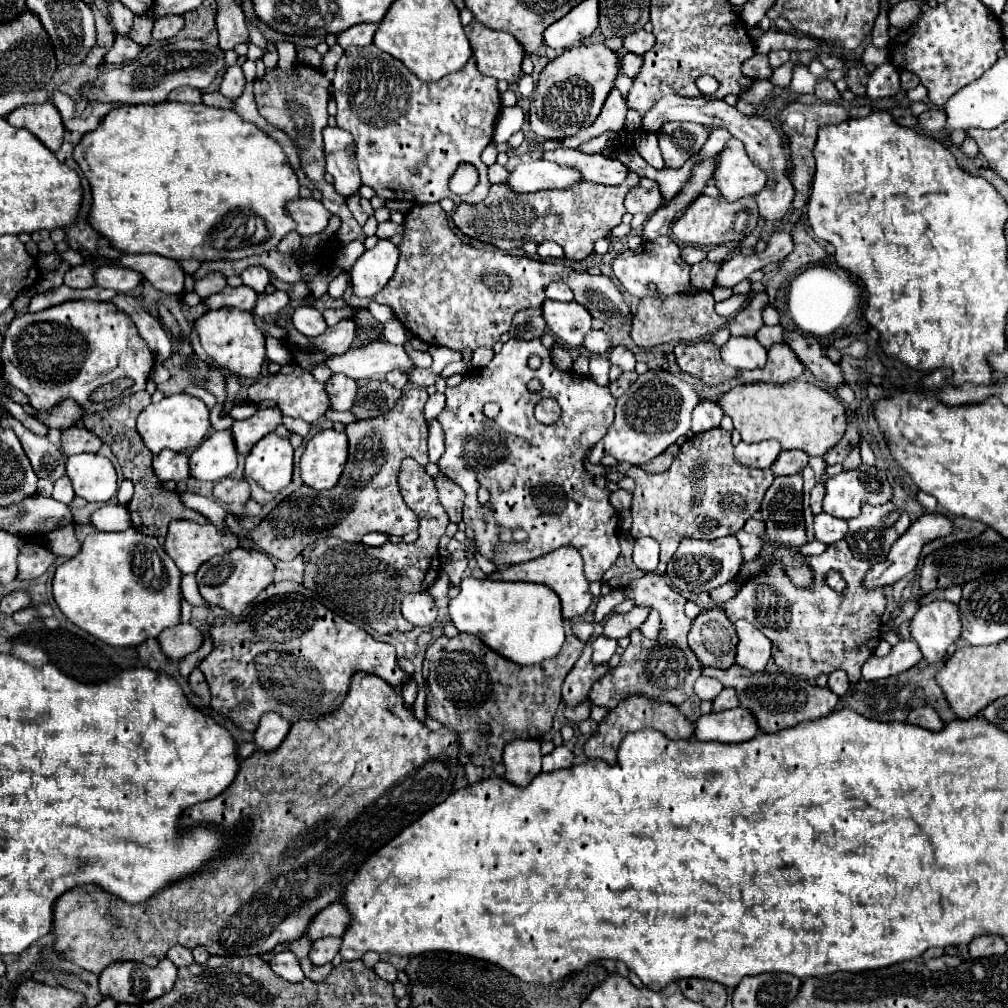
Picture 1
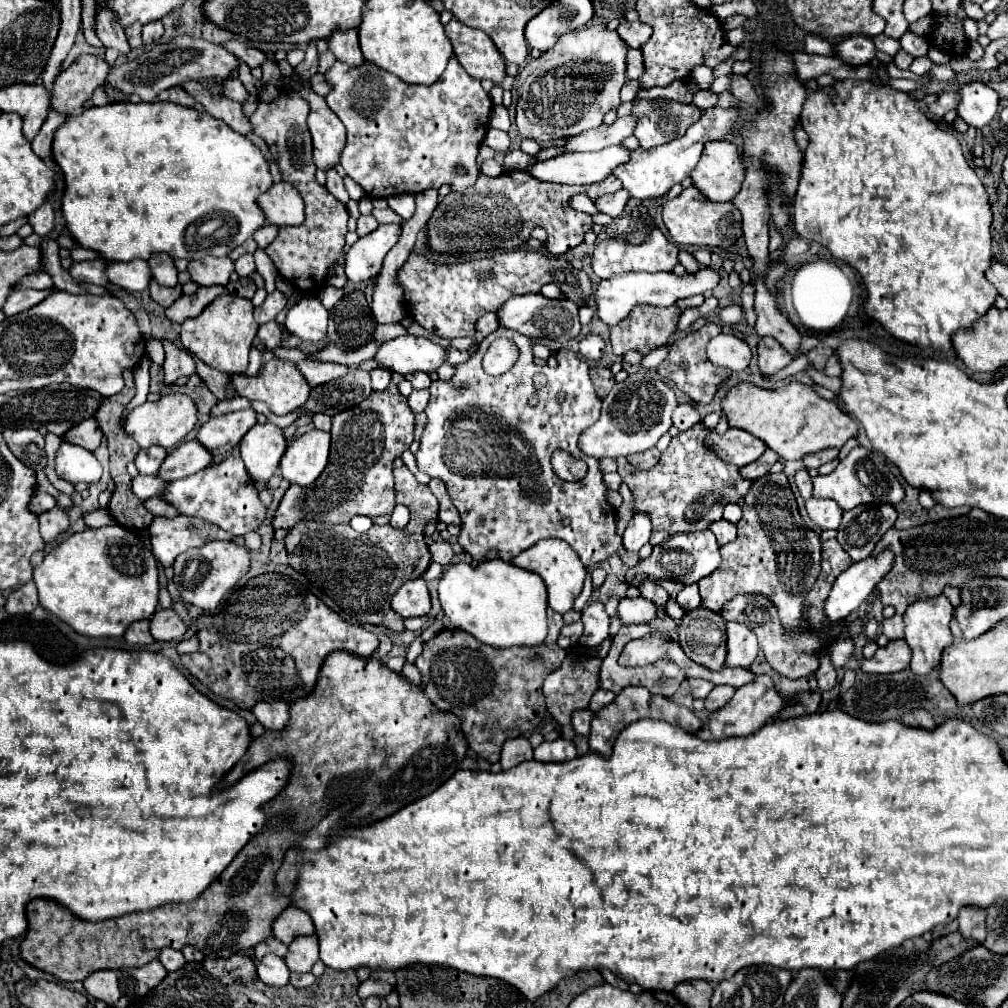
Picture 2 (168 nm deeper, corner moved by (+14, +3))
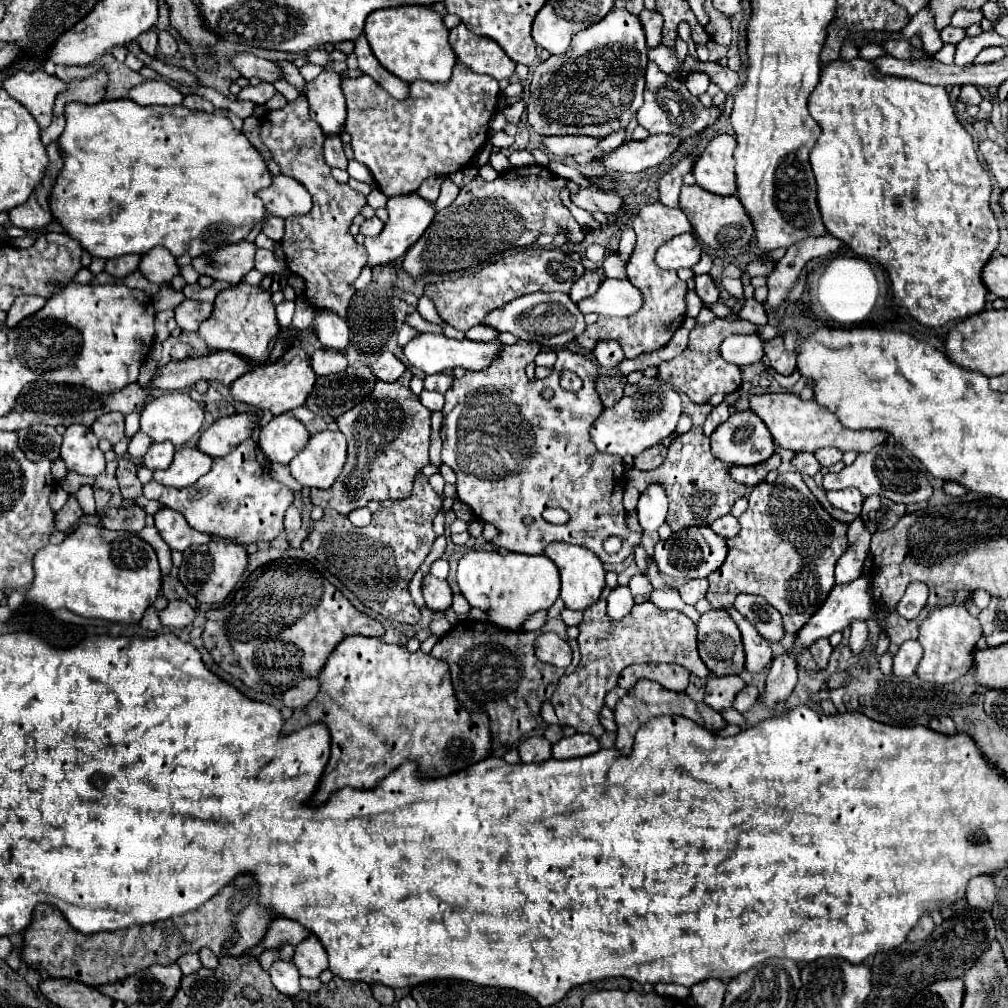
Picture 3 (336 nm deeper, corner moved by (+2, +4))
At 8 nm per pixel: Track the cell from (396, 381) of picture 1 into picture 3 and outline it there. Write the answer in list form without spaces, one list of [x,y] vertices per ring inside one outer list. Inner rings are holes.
[[[390,351],[382,353],[382,355],[378,357],[378,361],[376,361],[370,369],[372,369],[372,373],[374,373],[380,381],[390,381],[390,383],[396,381],[396,379],[406,371],[404,363],[402,363],[400,359],[396,359],[396,355],[390,353]]]

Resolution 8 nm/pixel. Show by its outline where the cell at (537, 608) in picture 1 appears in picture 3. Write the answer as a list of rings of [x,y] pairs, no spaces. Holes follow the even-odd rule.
[[[468,551],[460,563],[456,581],[464,597],[472,607],[480,607],[488,611],[488,621],[492,621],[498,627],[506,627],[510,631],[518,631],[522,623],[540,609],[550,609],[552,603],[560,595],[560,573],[552,559],[546,555],[522,555],[522,553],[508,553],[500,555],[498,551]]]

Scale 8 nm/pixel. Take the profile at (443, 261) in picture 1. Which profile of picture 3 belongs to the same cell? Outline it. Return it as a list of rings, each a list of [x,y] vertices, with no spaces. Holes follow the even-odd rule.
[[[526,249],[508,255],[506,259],[502,259],[502,263],[494,263],[460,279],[432,283],[426,287],[424,295],[434,301],[444,323],[458,331],[468,331],[482,321],[482,315],[486,315],[486,311],[498,309],[522,295],[536,291],[570,293],[570,287],[578,281],[582,271],[584,265],[570,259],[570,255],[560,249]]]

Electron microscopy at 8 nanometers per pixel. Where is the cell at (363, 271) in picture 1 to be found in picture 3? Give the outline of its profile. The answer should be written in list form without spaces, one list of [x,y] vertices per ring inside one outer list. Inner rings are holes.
[[[410,193],[410,195],[388,199],[386,209],[388,209],[388,221],[384,223],[382,233],[378,237],[366,237],[364,239],[364,247],[368,251],[368,265],[370,267],[388,263],[392,259],[400,259],[408,251],[408,247],[412,247],[422,237],[422,233],[426,231],[426,227],[430,225],[430,221],[436,215],[434,203],[426,201],[418,193]]]

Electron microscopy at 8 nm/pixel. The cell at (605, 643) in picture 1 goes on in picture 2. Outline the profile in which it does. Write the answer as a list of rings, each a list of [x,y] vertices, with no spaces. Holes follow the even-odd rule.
[[[592,602],[584,612],[582,612],[582,624],[584,624],[584,634],[580,638],[580,646],[598,646],[608,638],[608,628],[610,628],[610,618],[600,602]]]

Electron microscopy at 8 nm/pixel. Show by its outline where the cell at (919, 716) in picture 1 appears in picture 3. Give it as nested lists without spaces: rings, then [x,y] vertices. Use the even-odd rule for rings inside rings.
[[[936,717],[930,721],[930,729],[938,731],[938,733],[946,733],[946,735],[954,735],[956,733],[956,727],[954,727],[954,721],[950,717]]]

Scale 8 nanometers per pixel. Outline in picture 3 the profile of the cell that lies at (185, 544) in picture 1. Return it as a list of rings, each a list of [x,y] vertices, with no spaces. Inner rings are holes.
[[[162,507],[154,515],[154,521],[156,521],[156,529],[158,529],[160,537],[168,543],[170,549],[176,549],[176,551],[184,551],[186,547],[190,547],[194,543],[208,543],[212,539],[210,535],[202,535],[202,533],[194,531],[186,523],[186,519],[170,507]]]

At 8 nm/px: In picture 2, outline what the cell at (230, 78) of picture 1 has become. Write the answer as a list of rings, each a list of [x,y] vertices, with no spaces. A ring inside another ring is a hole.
[[[226,78],[226,80],[222,80],[222,96],[244,102],[248,92],[246,92],[246,88],[242,86],[242,82],[238,78]]]

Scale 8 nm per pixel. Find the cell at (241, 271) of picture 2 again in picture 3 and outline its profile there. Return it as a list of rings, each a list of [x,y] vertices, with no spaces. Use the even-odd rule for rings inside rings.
[[[258,249],[256,251],[256,269],[266,273],[266,275],[276,275],[276,273],[286,271],[286,263],[276,261],[276,257],[274,257],[274,253],[270,249]]]

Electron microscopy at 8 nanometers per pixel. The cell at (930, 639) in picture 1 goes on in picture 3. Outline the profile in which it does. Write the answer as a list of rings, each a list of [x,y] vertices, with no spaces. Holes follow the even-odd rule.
[[[948,605],[942,609],[934,609],[920,625],[918,641],[924,647],[924,655],[916,669],[918,679],[926,683],[934,683],[934,685],[946,685],[966,675],[974,665],[974,651],[980,637],[982,637],[980,621],[972,617],[966,607]]]

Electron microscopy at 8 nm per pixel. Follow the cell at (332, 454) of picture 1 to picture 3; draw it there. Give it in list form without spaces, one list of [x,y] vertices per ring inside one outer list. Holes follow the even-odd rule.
[[[320,431],[290,461],[292,477],[310,489],[326,489],[346,463],[346,437],[340,431]]]

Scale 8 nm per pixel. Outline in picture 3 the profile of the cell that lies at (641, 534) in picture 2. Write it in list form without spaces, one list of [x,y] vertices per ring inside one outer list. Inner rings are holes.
[[[650,483],[650,487],[640,495],[636,511],[644,531],[656,531],[664,523],[668,511],[668,497],[664,487],[660,483]]]

